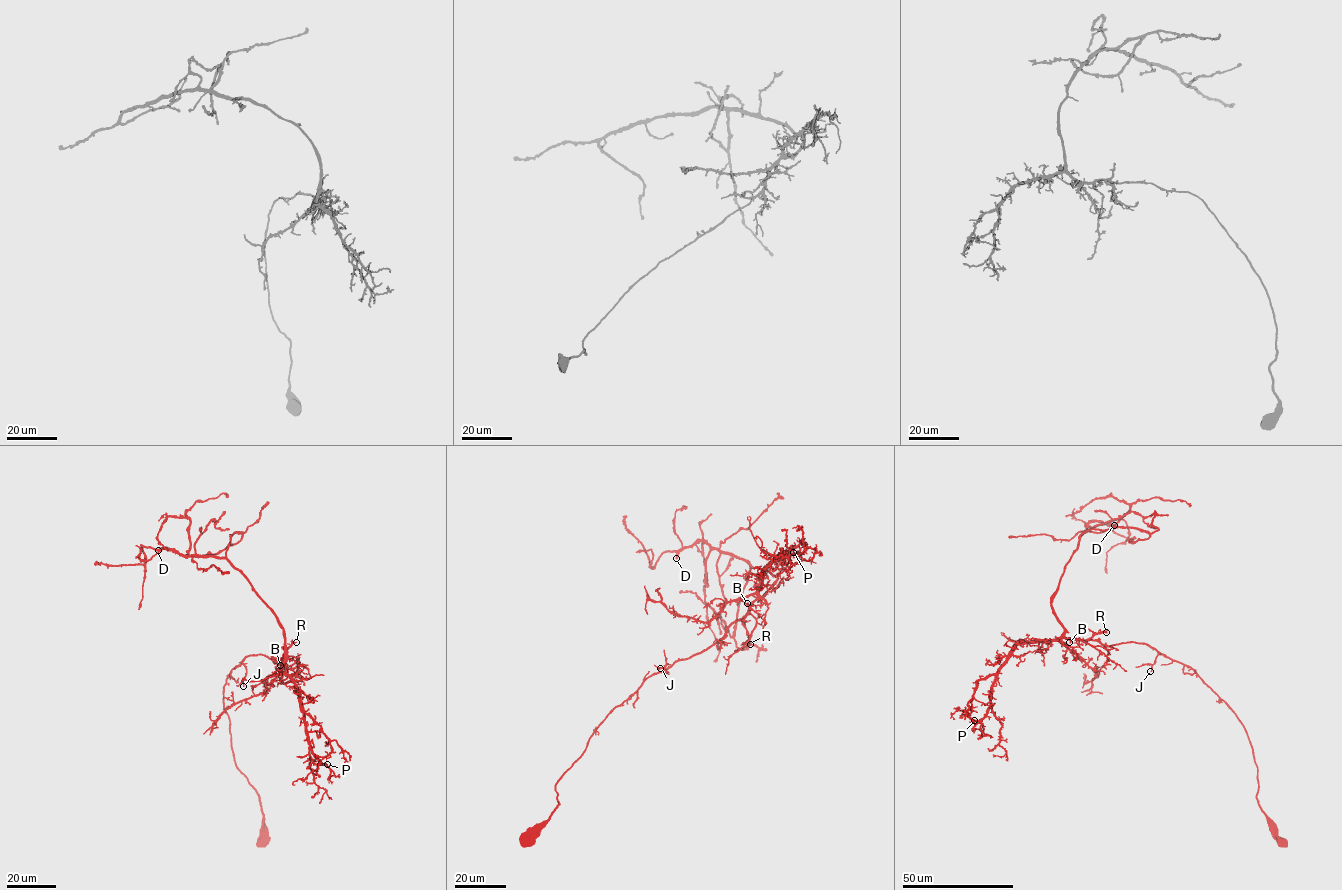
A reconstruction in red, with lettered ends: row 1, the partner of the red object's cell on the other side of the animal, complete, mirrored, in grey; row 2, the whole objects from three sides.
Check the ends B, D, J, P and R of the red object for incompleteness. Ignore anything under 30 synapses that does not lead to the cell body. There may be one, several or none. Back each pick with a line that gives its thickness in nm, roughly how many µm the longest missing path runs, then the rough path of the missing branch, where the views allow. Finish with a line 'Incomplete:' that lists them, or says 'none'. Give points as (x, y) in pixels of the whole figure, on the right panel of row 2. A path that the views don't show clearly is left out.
D: Thickness 300 nm. Missing length about 50 µm. Course of what is missing: (1114, 525), (1130, 525), (1133, 528), (1140, 524), (1164, 524), (1186, 505)
P: Thickness 240 nm. Missing length about 9 µm. Course of what is missing: (974, 720), (968, 724), (965, 735)
Incomplete: D, P

